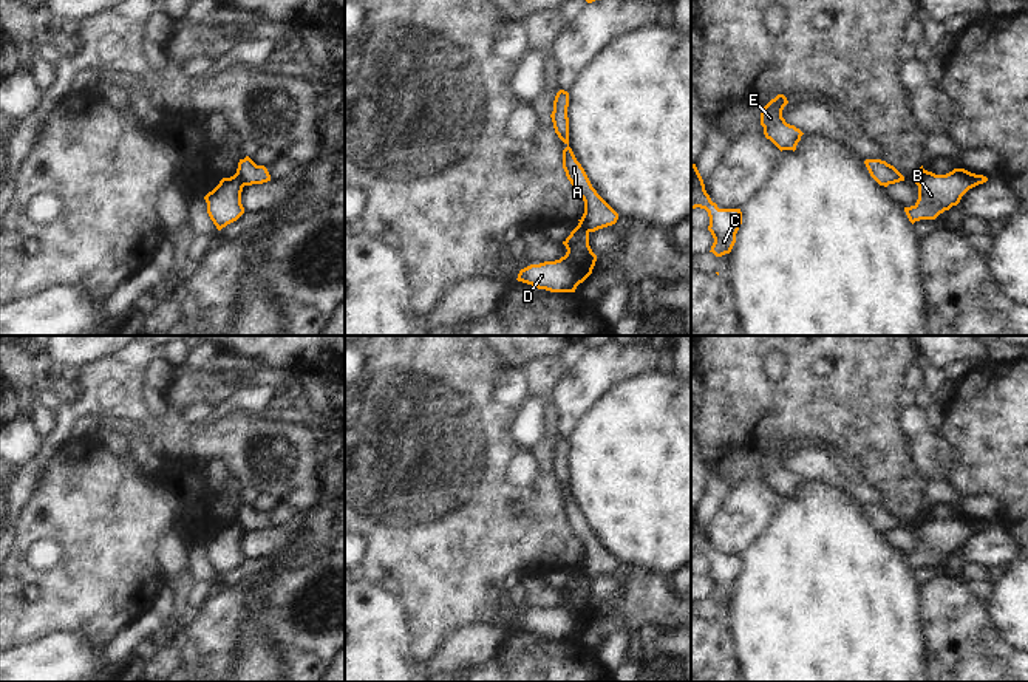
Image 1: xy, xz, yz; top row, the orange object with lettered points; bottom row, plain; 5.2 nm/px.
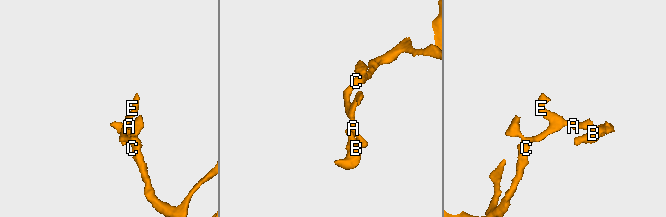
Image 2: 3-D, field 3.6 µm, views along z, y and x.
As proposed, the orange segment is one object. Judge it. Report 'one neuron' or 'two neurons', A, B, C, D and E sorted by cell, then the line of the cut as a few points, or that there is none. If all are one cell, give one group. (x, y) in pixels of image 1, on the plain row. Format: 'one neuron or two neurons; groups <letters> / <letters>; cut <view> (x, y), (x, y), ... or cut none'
two neurons; groups A C E / B D; cut xz (580, 566), (588, 579)

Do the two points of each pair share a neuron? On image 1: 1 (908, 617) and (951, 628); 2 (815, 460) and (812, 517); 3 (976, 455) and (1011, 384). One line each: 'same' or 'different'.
1: different
2: different
3: same

